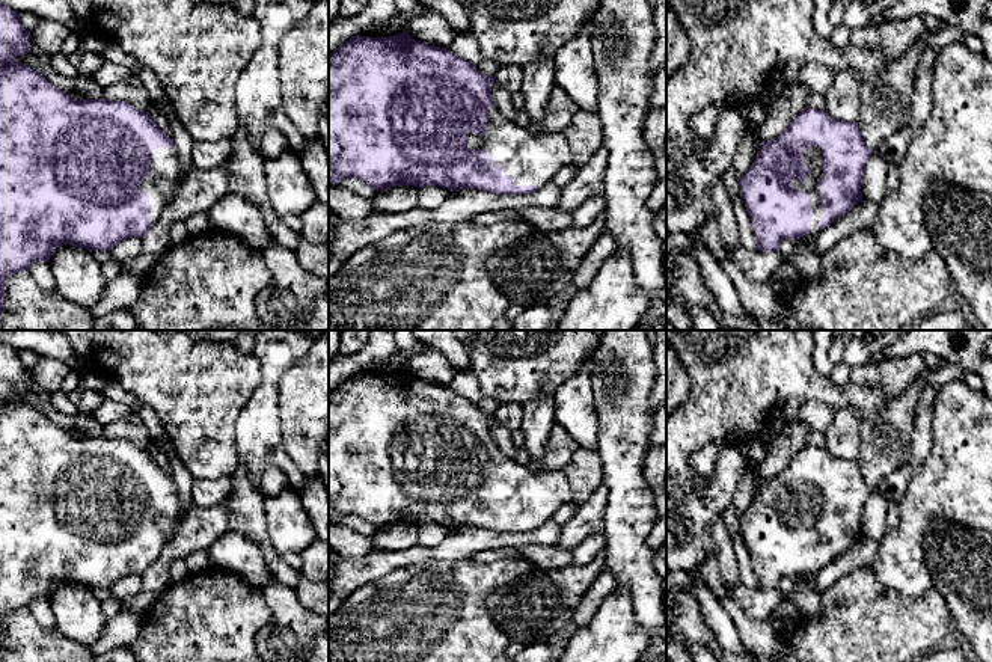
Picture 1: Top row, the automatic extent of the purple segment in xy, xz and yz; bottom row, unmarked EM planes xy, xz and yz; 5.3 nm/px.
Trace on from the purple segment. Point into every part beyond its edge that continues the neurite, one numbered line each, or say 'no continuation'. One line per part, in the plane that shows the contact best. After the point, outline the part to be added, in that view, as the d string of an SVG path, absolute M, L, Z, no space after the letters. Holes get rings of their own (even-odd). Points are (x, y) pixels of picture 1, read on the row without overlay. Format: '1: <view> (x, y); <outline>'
1: yz (813, 493); M807 486L804 489L805 502L811 507L811 510L801 519L791 517L791 525L795 528L807 529L811 534L811 569L808 575L816 575L823 567L820 565L820 540L819 540L819 517L823 511L823 487L822 486Z

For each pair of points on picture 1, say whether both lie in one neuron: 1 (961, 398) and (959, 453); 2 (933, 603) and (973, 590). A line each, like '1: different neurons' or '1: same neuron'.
1: same neuron
2: different neurons

